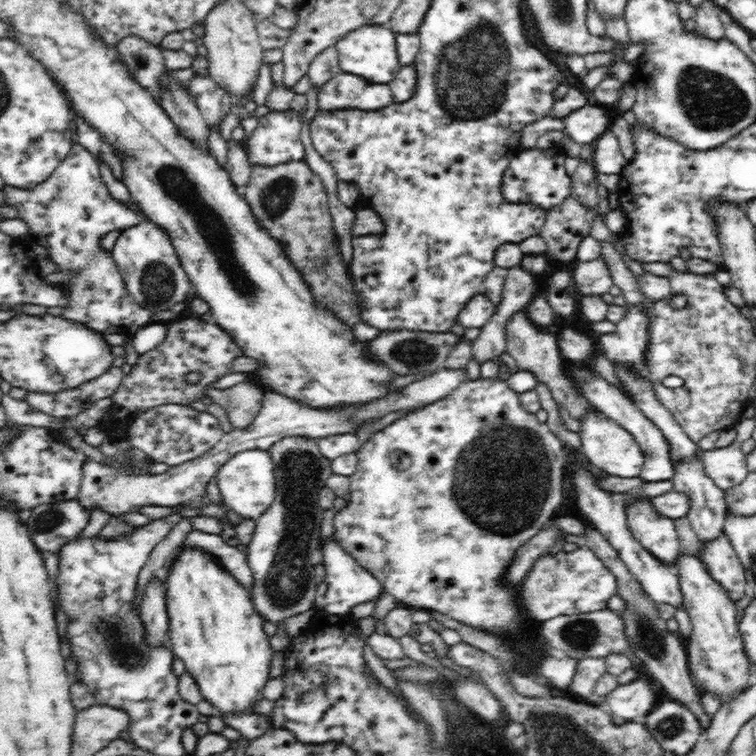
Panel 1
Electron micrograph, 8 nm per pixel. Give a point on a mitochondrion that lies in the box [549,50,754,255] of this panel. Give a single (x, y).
(711, 102)

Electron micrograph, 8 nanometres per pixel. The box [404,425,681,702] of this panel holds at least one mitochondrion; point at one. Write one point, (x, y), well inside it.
(650, 638)

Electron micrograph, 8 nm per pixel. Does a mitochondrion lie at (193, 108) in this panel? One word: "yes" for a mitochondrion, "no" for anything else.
no

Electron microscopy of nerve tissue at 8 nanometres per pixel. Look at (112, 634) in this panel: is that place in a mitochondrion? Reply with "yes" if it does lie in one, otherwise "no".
yes

